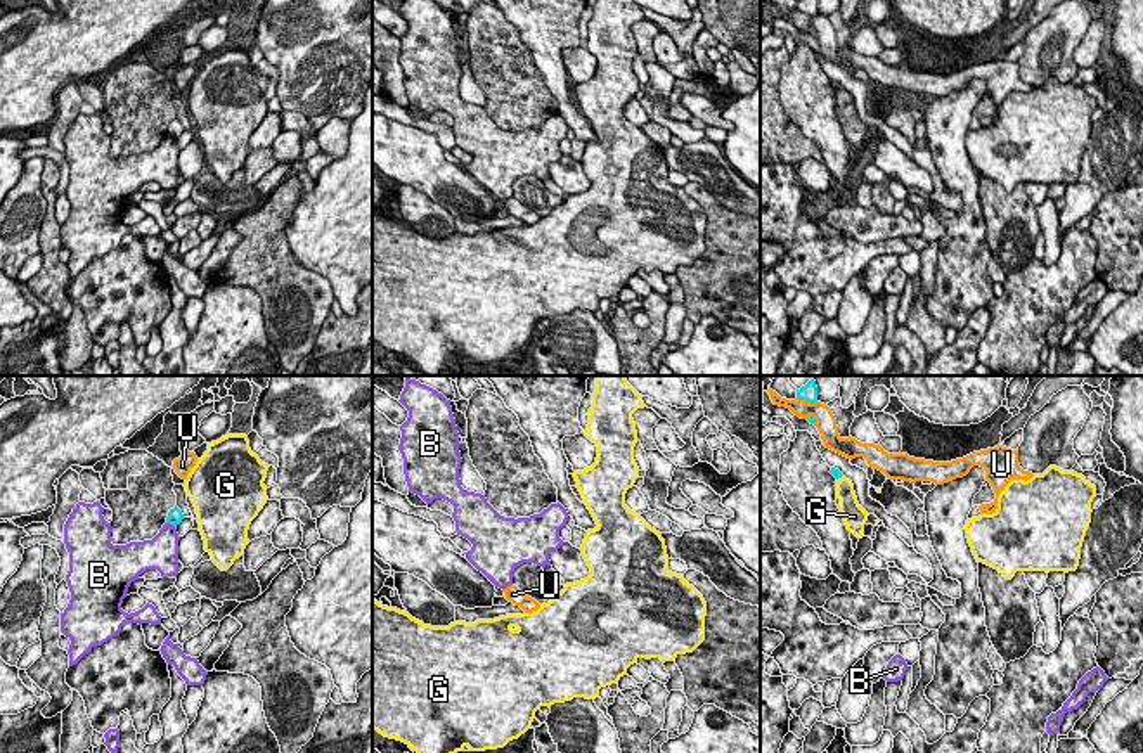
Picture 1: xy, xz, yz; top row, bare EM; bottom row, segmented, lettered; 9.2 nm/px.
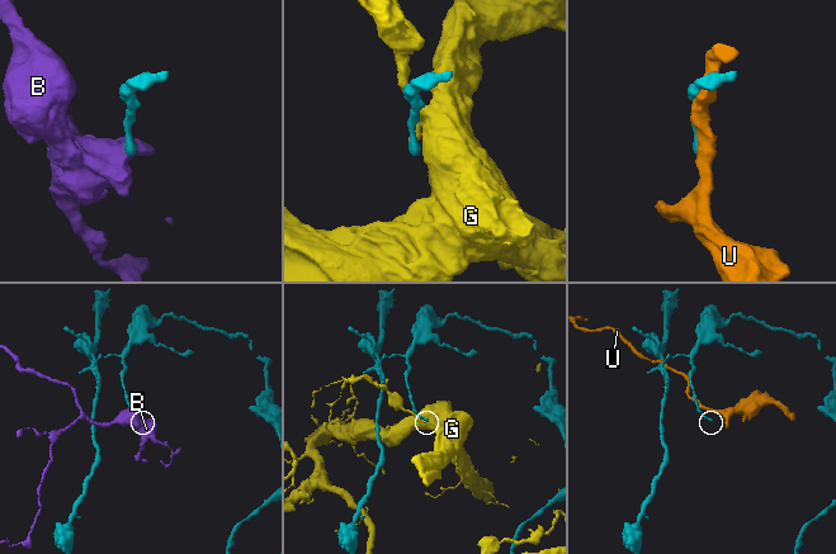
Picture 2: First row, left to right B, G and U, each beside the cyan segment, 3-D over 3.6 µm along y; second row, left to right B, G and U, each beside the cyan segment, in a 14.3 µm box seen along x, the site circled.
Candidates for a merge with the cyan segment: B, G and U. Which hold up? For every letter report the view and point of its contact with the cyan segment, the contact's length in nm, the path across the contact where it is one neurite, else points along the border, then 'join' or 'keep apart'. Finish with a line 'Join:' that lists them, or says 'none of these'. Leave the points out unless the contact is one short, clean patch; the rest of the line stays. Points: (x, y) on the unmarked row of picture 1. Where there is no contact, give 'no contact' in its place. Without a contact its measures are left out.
B: xy (170, 135) | 100 nm | along xy (167, 134), (174, 139) | keep apart
G: yz (839, 89) | 70 nm | keep apart
U: yz (807, 12) | 200 nm | keep apart
Join: none of these

